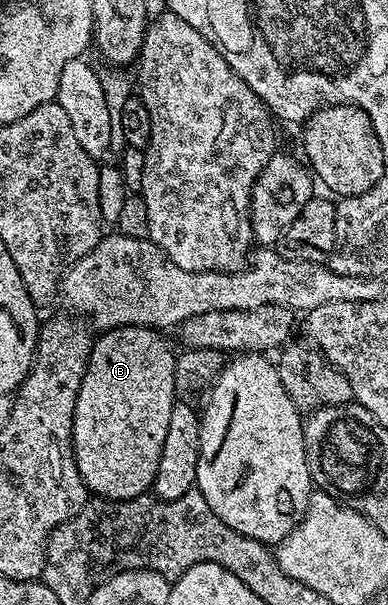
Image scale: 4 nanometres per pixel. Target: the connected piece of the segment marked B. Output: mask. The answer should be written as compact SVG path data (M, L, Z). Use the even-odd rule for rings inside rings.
M110 328L102 331L93 341L93 349L87 362L87 370L83 374L83 382L79 386L79 394L75 398L75 414L73 415L73 457L77 469L85 485L94 497L111 501L133 500L136 496L144 496L152 489L155 470L159 470L159 454L163 454L163 438L167 438L167 422L171 422L171 406L179 389L175 382L174 349L169 349L169 344L164 340L162 333L156 328Z

